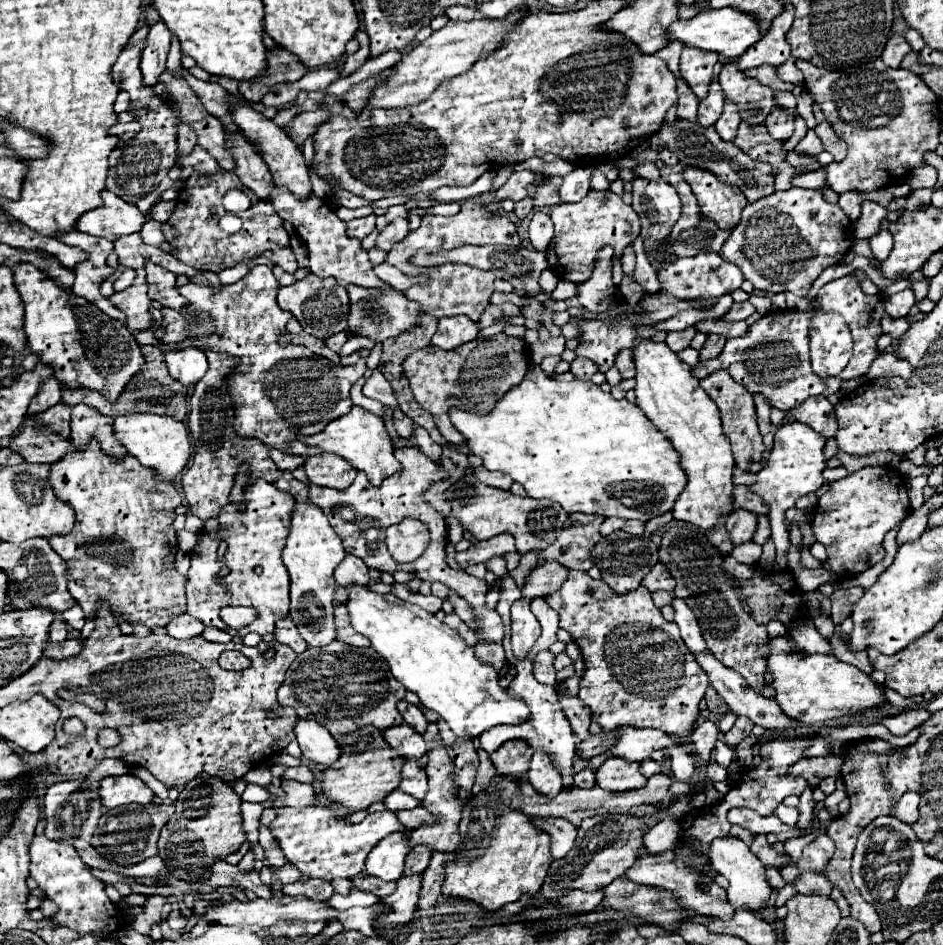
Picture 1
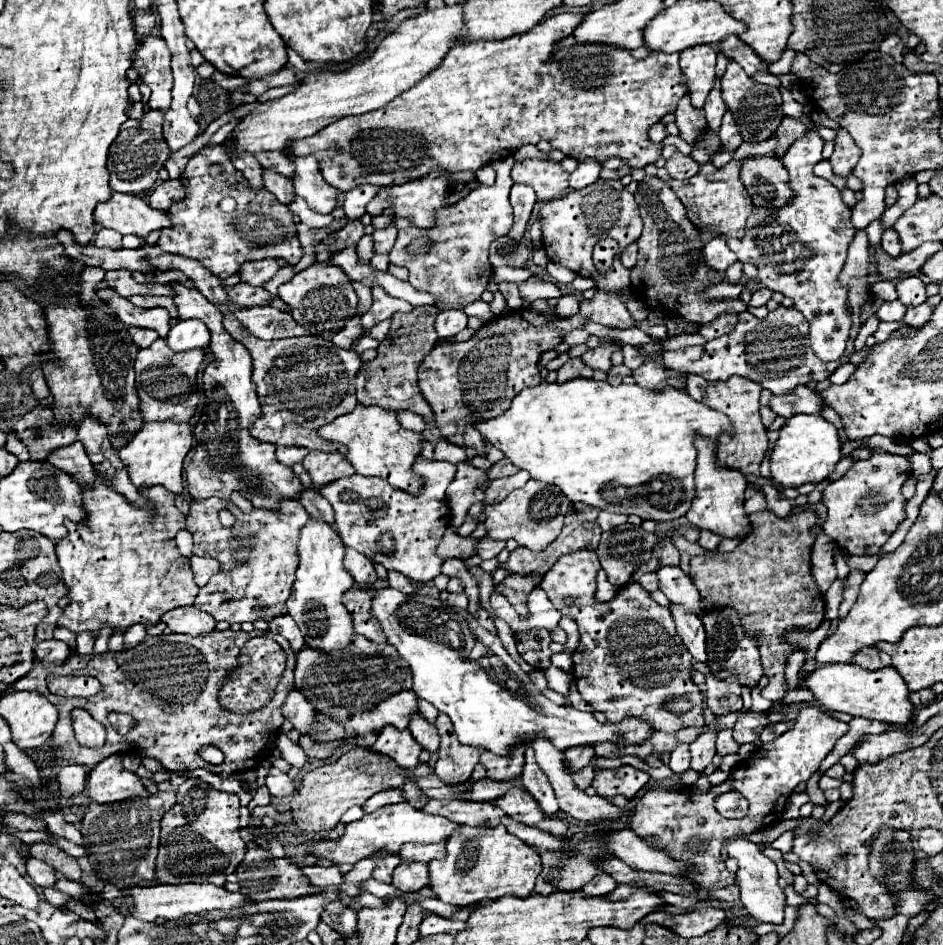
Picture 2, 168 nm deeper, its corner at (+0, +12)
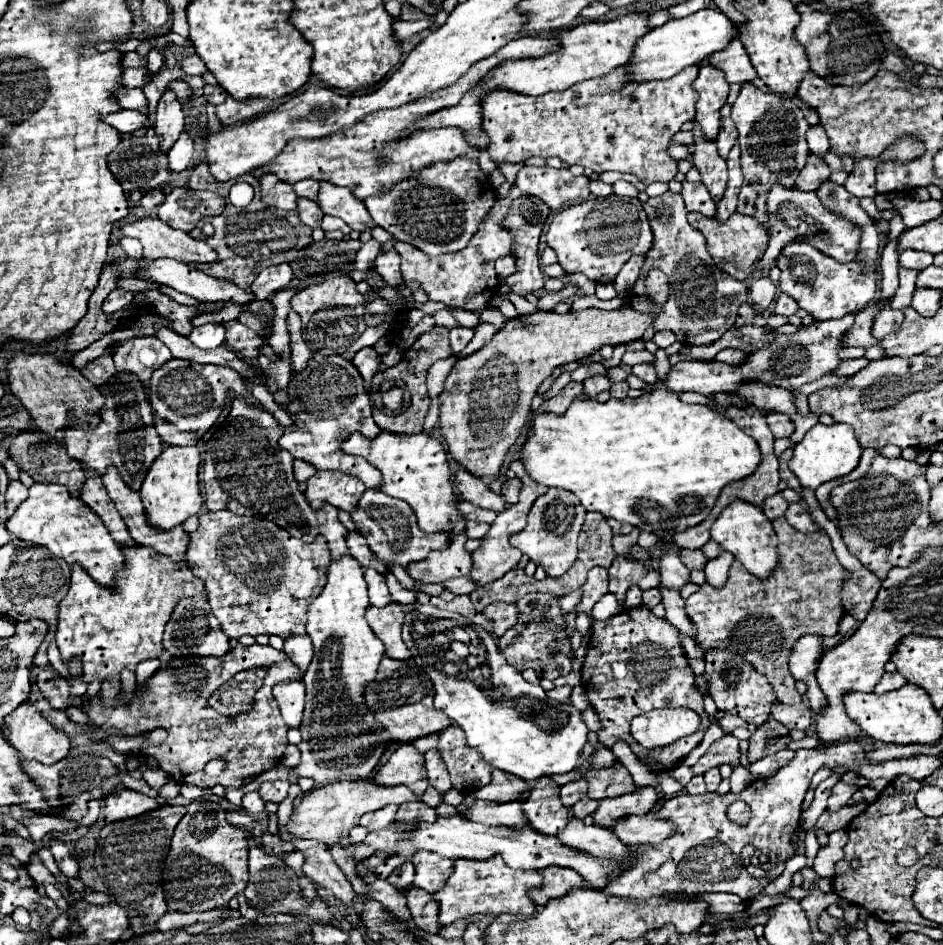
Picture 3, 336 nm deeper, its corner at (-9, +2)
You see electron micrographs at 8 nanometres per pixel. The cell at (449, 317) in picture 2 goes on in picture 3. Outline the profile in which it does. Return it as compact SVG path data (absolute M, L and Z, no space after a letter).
M452 328L450 330L450 346L452 346L452 352L458 354L460 350L464 350L468 346L468 342L472 340L474 336L474 330L472 328Z

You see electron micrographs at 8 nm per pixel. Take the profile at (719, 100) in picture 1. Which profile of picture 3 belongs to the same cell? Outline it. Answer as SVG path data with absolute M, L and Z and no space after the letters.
M726 104L722 108L722 130L716 140L716 146L718 146L718 152L722 158L728 156L728 152L732 150L736 140L738 140L738 132L736 132L736 126L732 124L732 118L730 118L730 106Z

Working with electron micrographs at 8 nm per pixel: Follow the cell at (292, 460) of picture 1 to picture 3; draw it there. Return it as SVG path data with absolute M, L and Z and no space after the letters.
M294 460L294 478L298 482L306 482L308 478L312 478L316 474L316 468L312 468L308 462L304 460Z

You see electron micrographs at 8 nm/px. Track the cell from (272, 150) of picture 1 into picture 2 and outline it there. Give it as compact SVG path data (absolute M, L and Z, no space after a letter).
M285 152L285 156L295 166L295 174L291 178L295 194L301 196L311 208L315 208L323 214L329 214L335 208L337 190L333 186L329 186L327 182L323 182L317 158L313 154L289 156L289 152Z

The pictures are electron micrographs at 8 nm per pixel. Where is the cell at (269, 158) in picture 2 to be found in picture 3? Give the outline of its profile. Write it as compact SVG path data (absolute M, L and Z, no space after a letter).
M302 180L302 182L294 184L292 188L294 188L294 192L296 192L300 198L310 198L310 200L318 202L318 188L320 188L318 182L314 182L314 180Z

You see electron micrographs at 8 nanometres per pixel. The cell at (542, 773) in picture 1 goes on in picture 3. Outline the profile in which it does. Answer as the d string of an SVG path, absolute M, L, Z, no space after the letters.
M552 778L536 780L530 798L522 804L528 824L542 834L556 836L568 824L568 808L560 804L560 790L552 786Z

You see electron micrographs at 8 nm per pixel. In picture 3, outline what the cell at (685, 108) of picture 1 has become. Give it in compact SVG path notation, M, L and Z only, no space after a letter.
M694 122L692 132L696 134L696 144L694 144L694 152L692 152L692 166L698 168L698 172L702 176L702 184L712 194L714 202L720 202L722 196L724 196L726 180L728 180L726 160L720 158L714 142L702 140L702 132L700 132L696 122Z

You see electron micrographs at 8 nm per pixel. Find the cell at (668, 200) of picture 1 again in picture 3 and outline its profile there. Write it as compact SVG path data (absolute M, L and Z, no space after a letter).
M666 192L662 196L650 198L644 204L644 212L648 214L654 232L654 244L646 254L640 278L632 288L634 296L630 296L630 306L638 312L648 312L654 308L652 300L646 294L644 278L652 268L658 268L666 276L670 276L672 294L664 304L664 310L658 312L654 320L654 330L670 330L678 336L678 342L688 346L710 346L734 326L738 308L748 300L748 286L720 272L720 268L712 264L702 232L696 232L686 220L688 212L680 194Z

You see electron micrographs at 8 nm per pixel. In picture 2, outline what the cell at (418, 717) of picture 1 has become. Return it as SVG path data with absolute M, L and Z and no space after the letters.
M419 712L411 716L409 730L415 736L415 740L429 752L435 752L439 748L439 732L435 730L435 724L427 722Z

